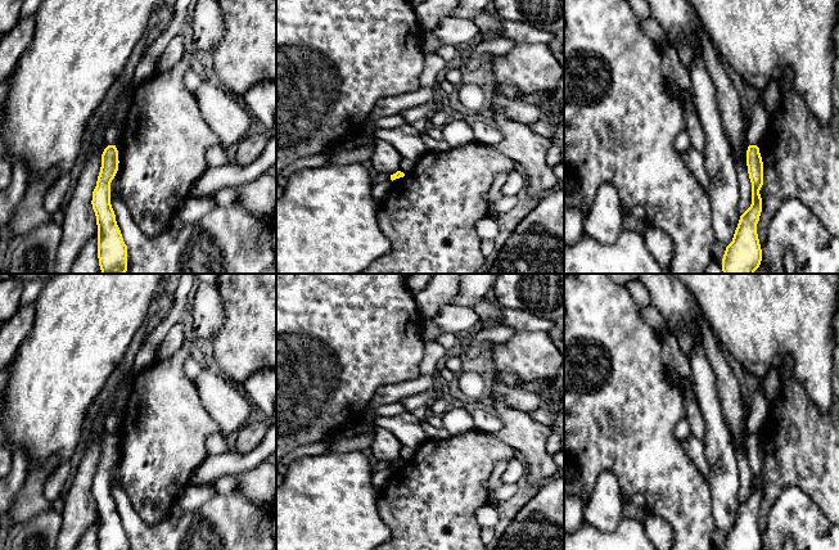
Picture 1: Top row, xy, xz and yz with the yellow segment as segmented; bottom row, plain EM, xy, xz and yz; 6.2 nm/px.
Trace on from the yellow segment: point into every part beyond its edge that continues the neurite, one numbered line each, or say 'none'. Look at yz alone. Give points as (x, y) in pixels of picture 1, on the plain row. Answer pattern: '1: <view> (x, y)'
1: yz (757, 416)

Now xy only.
1: xy (109, 420)

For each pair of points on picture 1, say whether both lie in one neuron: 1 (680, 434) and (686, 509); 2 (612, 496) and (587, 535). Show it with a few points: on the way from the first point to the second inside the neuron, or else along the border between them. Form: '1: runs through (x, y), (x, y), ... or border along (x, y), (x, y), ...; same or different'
1: border along (684, 416), (675, 427), (675, 437), (680, 442); different
2: border along (622, 517), (610, 531), (599, 531), (583, 518); different

